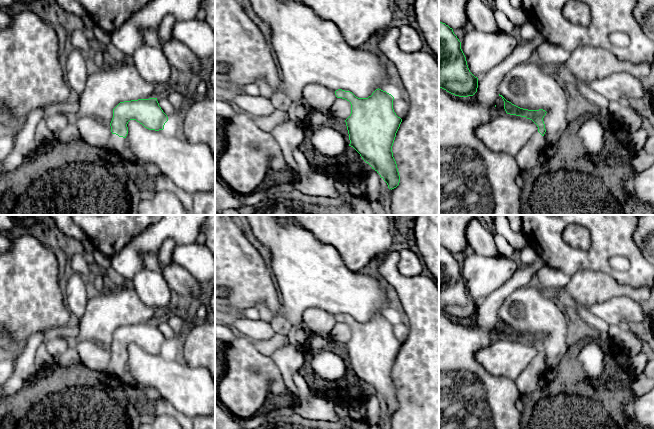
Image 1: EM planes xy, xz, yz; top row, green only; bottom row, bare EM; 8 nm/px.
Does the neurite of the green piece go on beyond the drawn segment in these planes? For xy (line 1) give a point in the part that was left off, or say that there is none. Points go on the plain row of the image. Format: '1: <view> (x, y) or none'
1: xy (115, 368)

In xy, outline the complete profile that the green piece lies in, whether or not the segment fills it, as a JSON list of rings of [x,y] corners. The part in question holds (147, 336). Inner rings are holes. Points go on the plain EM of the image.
[[[157,322],[138,323],[120,326],[113,333],[113,342],[110,347],[111,361],[104,372],[113,380],[113,385],[122,384],[123,366],[128,358],[127,348],[136,344],[149,354],[163,354],[168,345]]]

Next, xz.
[[[338,313],[335,315],[337,322],[350,326],[351,338],[345,344],[350,368],[387,407],[389,413],[399,409],[400,399],[396,385],[393,381],[392,370],[402,343],[393,333],[394,321],[381,313],[376,313],[368,322],[358,322],[352,316]]]

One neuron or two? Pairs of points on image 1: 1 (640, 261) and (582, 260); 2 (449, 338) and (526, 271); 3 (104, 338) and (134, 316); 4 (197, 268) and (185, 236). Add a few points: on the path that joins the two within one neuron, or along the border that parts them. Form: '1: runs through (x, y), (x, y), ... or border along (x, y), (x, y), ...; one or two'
1: runs through (626, 251), (603, 251), (596, 258); one
2: runs through (471, 336), (484, 324), (488, 307), (504, 291); one
3: runs through (108, 329), (121, 316), (125, 316); one
4: border along (195, 241), (176, 246); two

